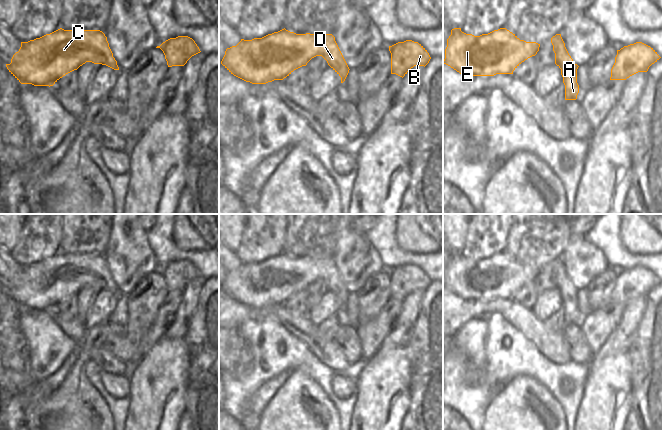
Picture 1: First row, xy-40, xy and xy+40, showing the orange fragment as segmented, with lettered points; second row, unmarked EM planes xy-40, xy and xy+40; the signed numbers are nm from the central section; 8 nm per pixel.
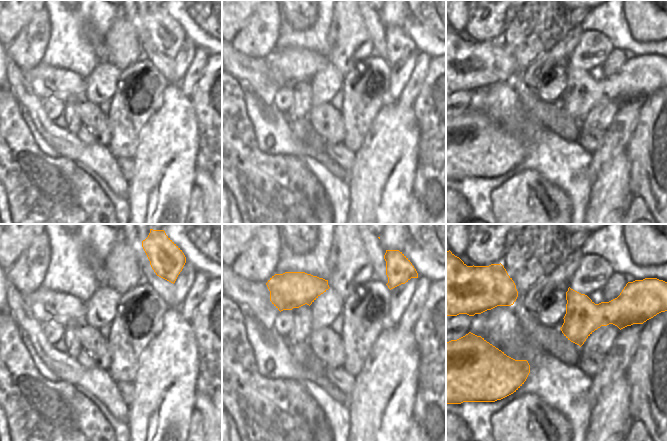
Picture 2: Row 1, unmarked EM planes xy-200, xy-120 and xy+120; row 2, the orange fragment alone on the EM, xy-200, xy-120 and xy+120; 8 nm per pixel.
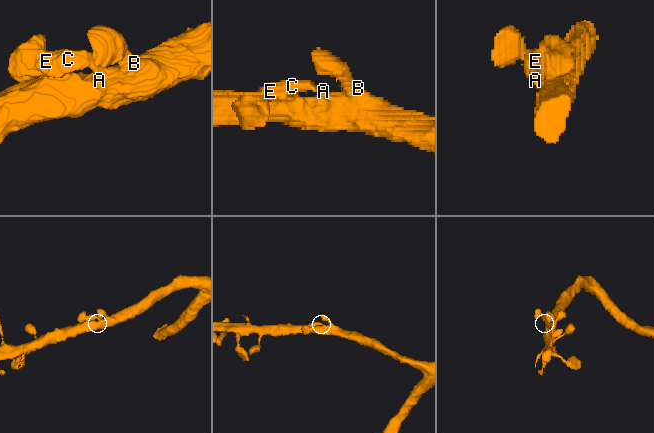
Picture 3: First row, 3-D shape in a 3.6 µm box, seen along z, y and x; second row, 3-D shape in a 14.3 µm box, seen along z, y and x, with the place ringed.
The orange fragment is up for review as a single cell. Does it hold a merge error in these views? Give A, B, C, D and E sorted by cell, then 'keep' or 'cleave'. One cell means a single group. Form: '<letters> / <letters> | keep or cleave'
A B C D E | keep

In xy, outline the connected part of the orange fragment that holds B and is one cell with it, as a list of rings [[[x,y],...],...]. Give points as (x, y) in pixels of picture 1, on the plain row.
[[[406,264],[389,270],[391,298],[404,301],[414,290],[426,290],[431,281],[418,266]]]

